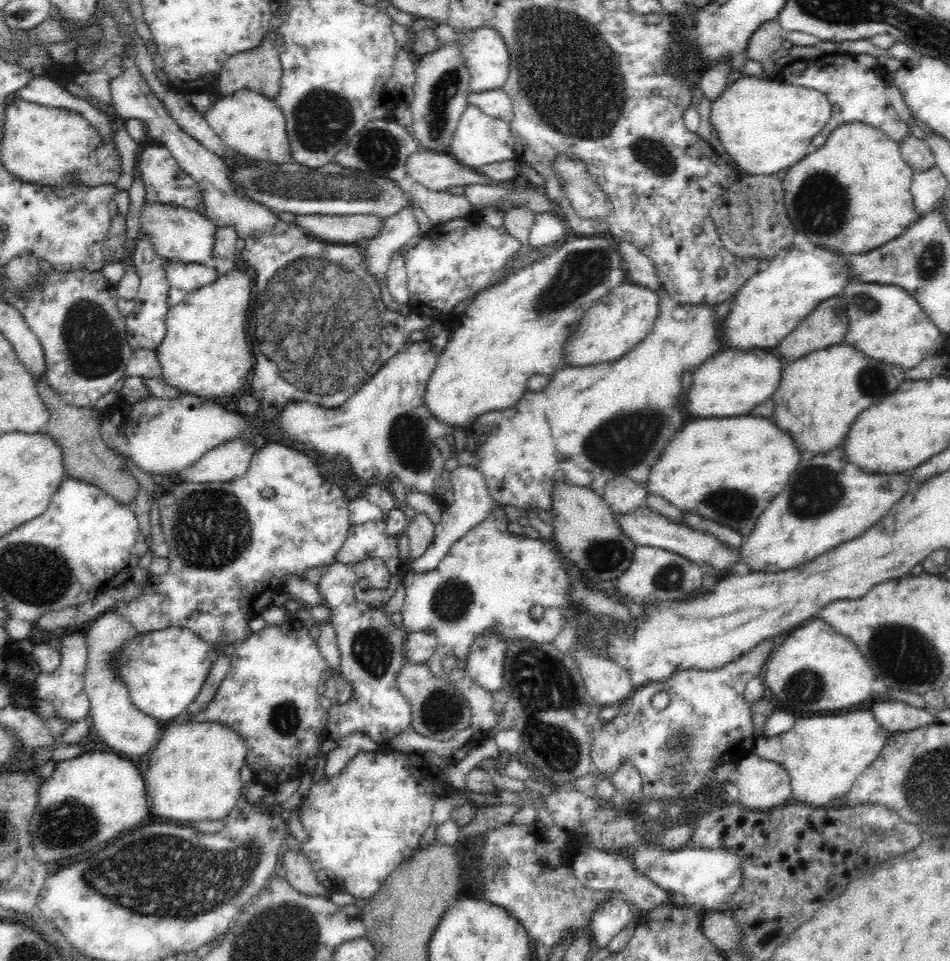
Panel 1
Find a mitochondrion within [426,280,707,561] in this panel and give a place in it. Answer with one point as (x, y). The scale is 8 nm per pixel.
(619, 444)

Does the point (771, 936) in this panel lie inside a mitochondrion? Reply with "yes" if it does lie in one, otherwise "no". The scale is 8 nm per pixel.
no

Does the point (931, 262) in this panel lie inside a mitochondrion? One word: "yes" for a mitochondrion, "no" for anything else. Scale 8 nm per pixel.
yes

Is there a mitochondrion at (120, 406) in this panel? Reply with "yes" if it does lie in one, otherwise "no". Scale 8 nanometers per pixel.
no

